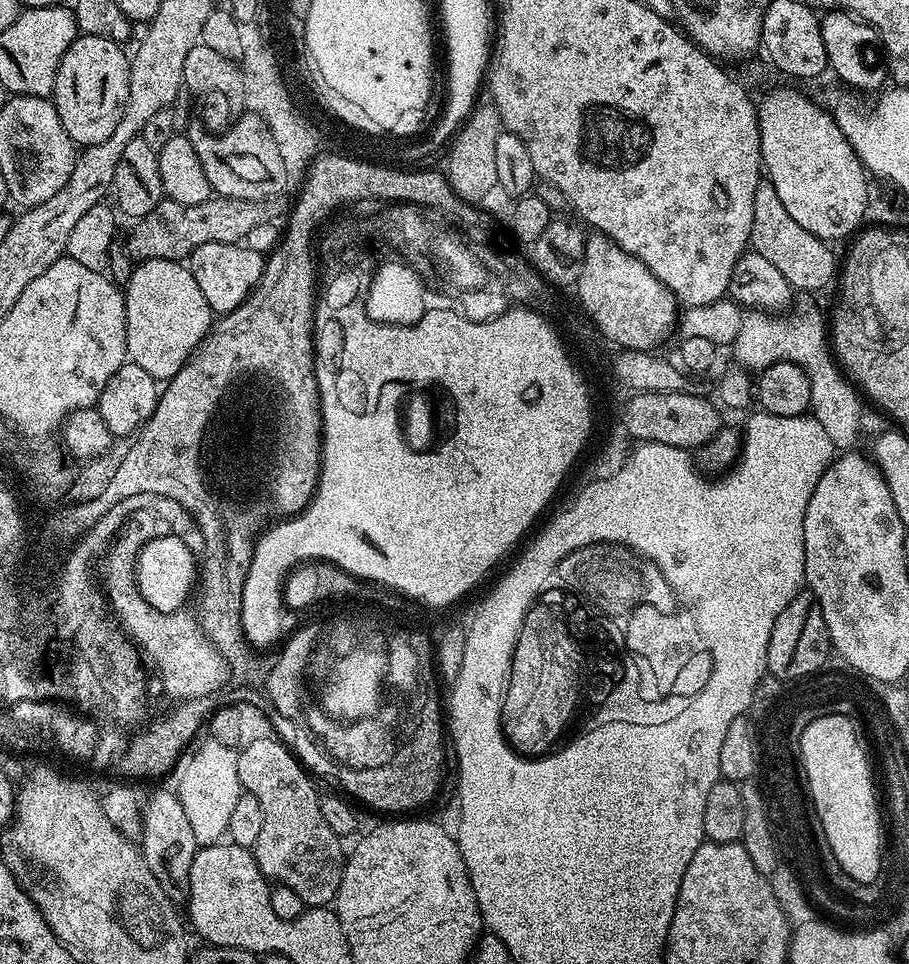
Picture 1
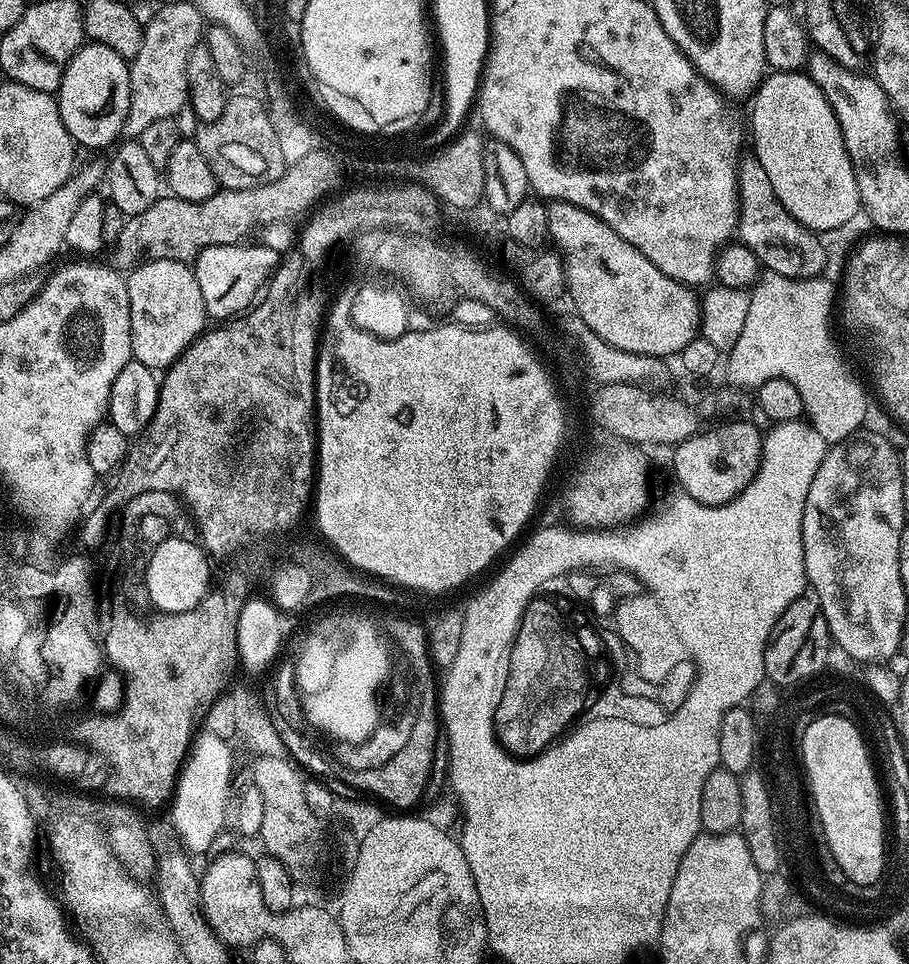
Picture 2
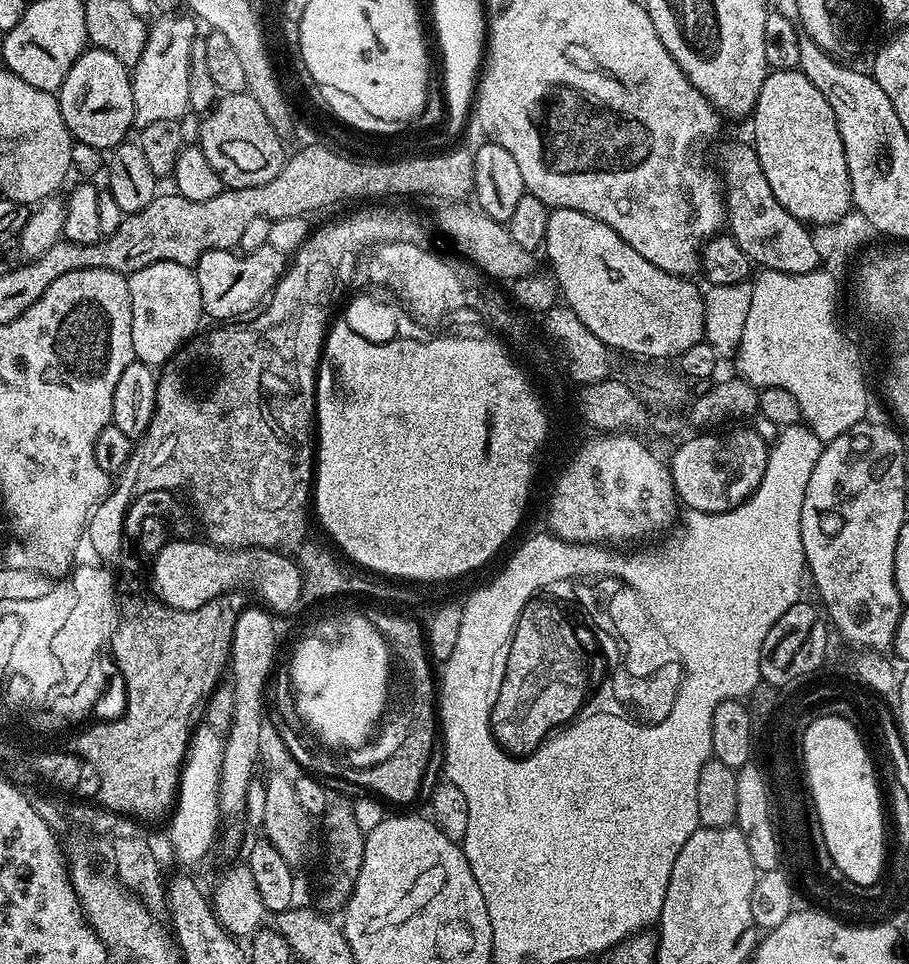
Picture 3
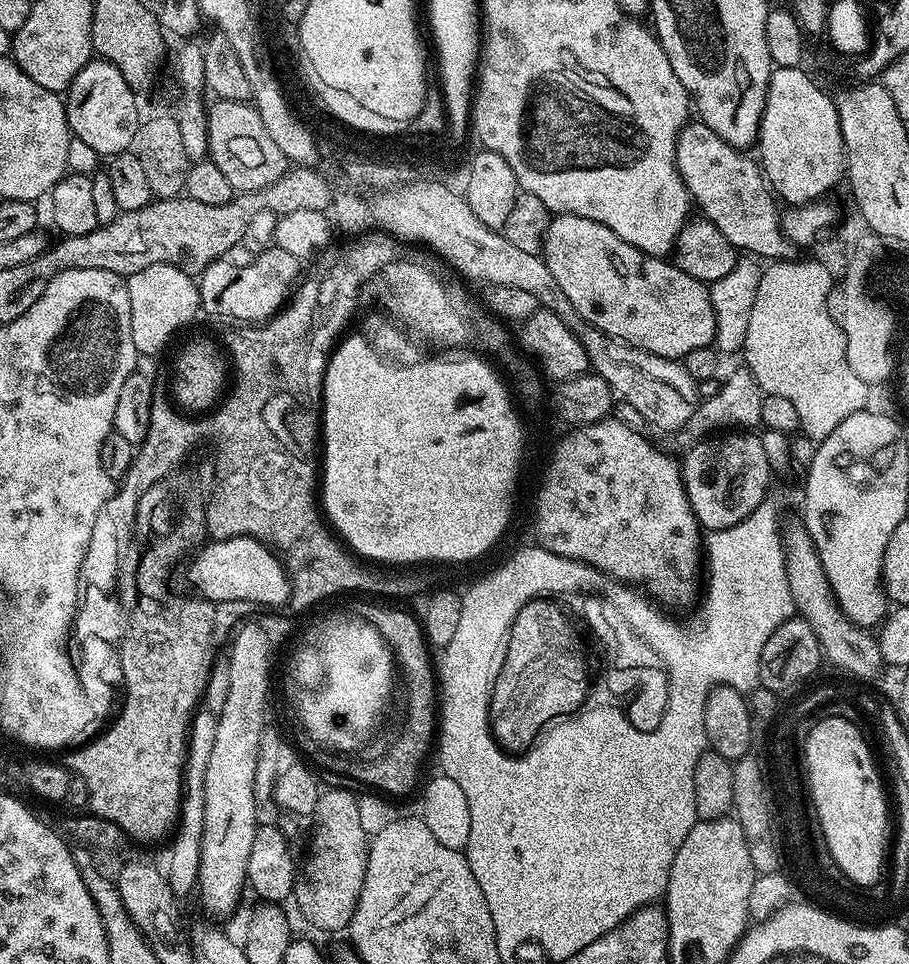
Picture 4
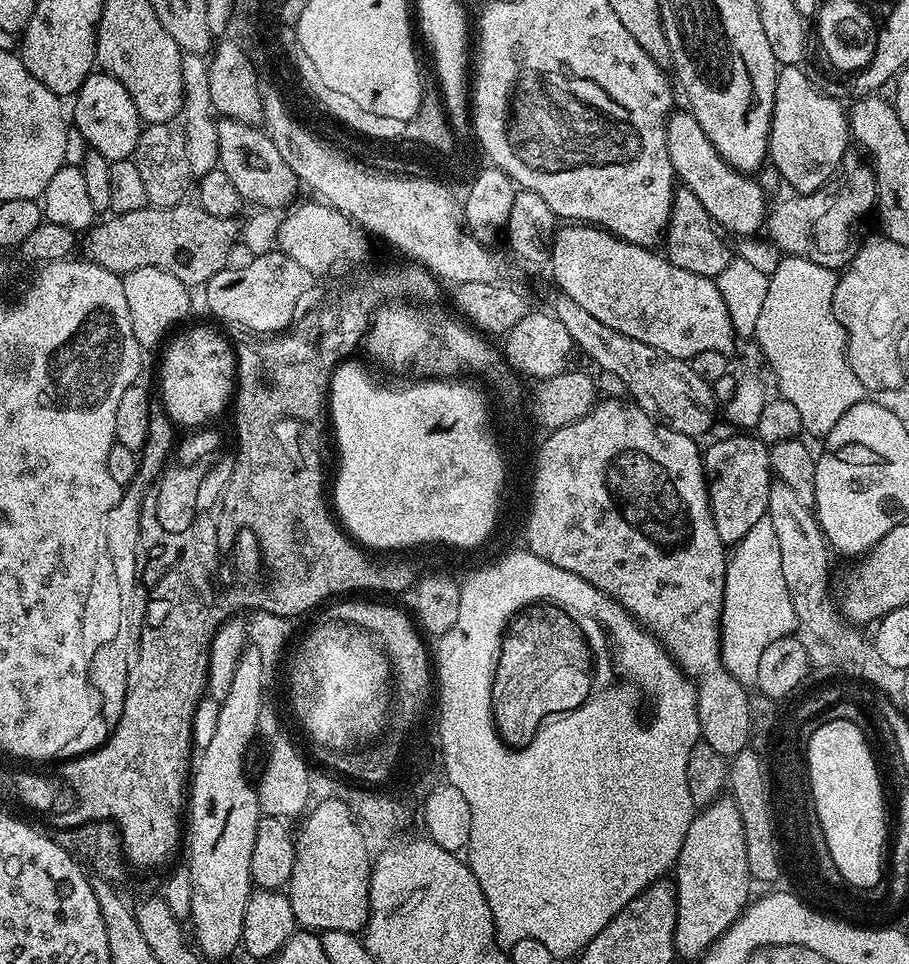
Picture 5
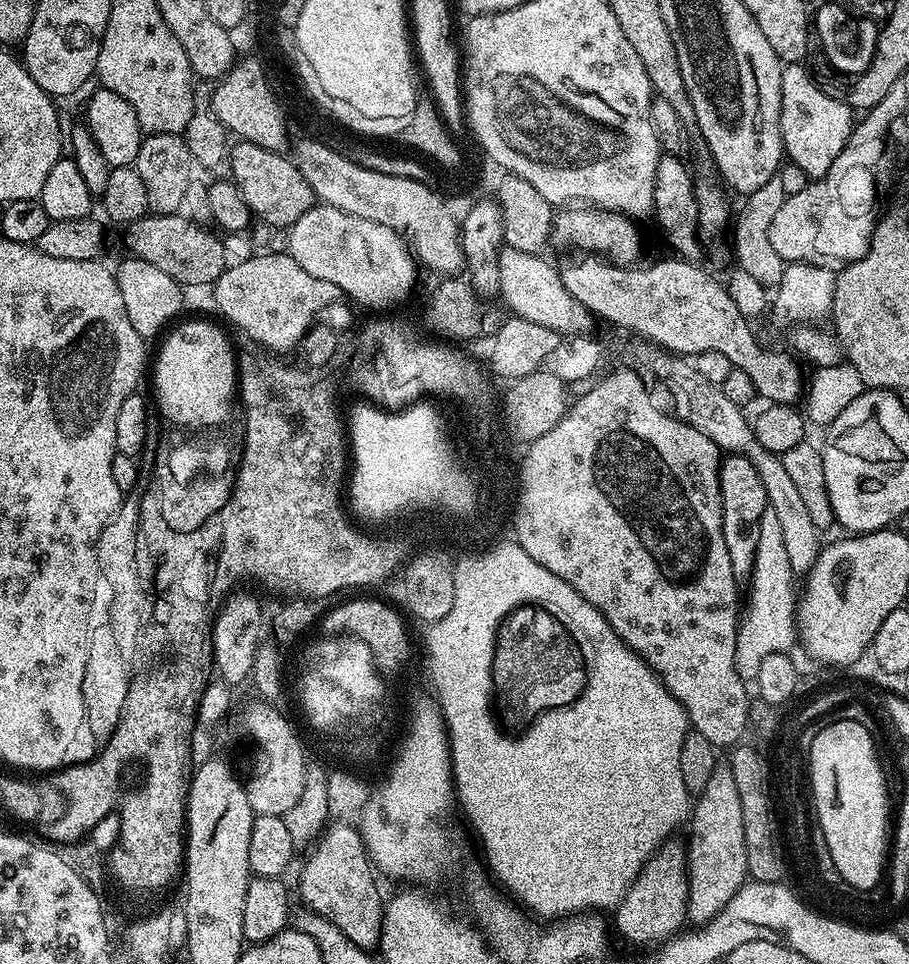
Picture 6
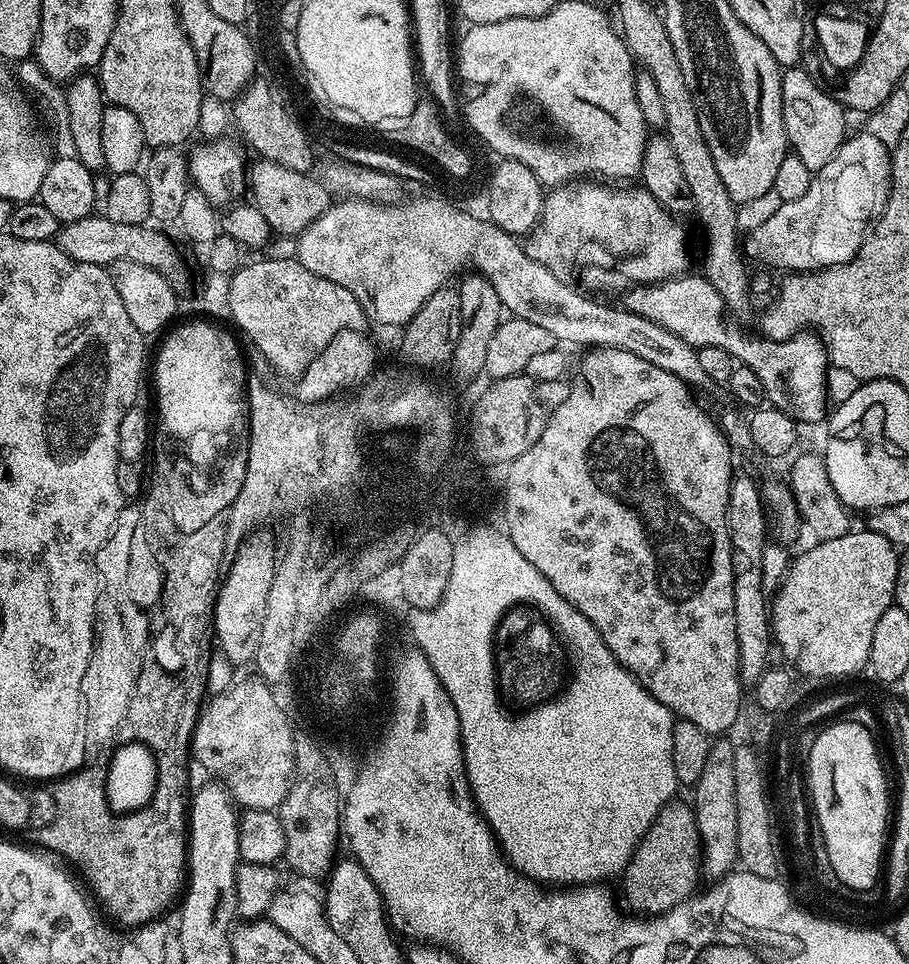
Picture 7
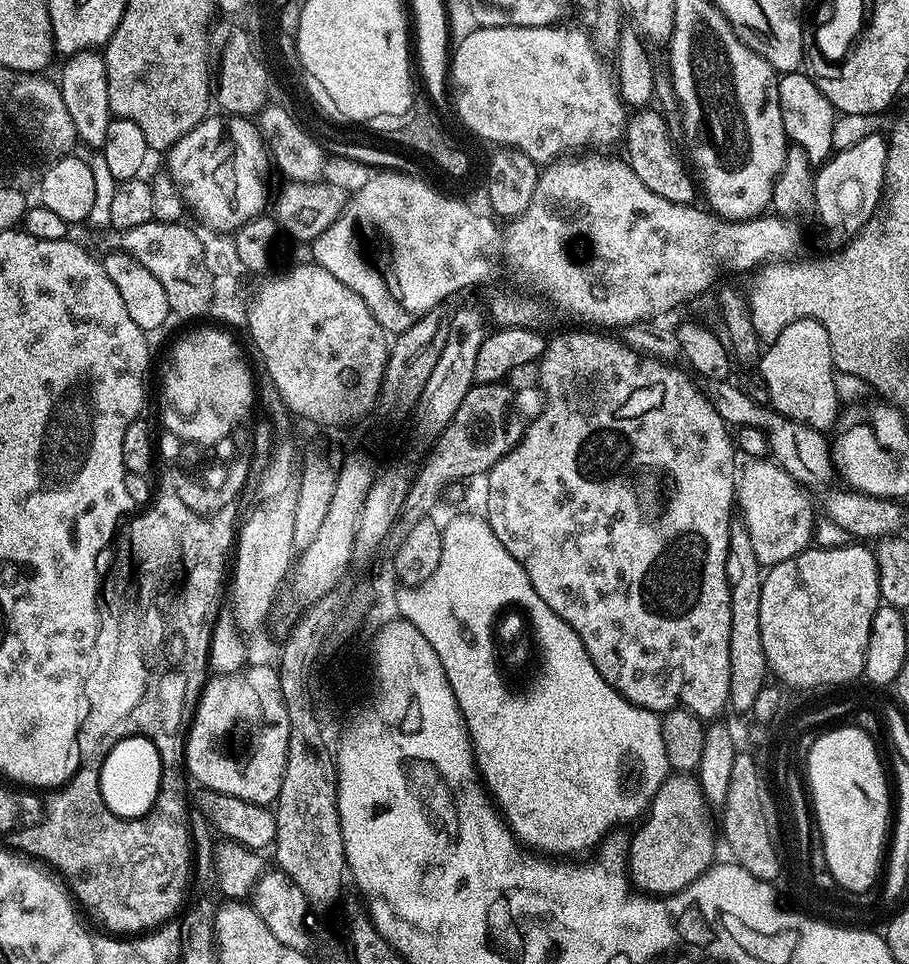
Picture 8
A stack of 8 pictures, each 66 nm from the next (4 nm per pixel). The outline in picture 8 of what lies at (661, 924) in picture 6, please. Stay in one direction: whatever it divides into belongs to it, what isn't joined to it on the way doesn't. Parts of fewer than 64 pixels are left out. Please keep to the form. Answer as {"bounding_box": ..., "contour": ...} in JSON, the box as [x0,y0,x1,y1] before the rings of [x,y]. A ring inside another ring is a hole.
{"bounding_box":[626,774,718,898],"contour":[[[672,774],[662,782],[658,794],[654,794],[651,805],[639,825],[641,828],[633,834],[632,841],[628,844],[626,875],[635,891],[653,898],[671,896],[688,888],[706,869],[712,867],[717,859],[718,836],[717,833],[716,836],[712,833],[712,820],[708,817],[708,811],[710,806],[704,799],[704,791],[691,775]]]}

